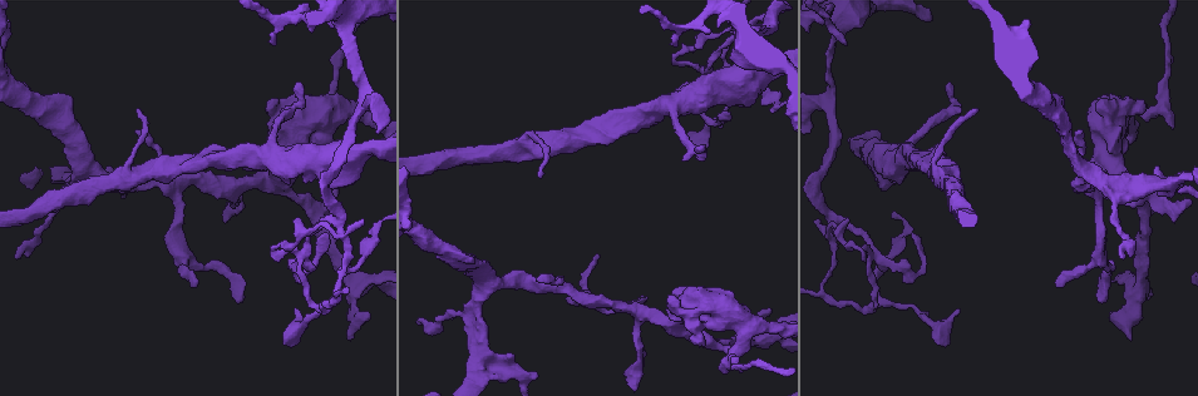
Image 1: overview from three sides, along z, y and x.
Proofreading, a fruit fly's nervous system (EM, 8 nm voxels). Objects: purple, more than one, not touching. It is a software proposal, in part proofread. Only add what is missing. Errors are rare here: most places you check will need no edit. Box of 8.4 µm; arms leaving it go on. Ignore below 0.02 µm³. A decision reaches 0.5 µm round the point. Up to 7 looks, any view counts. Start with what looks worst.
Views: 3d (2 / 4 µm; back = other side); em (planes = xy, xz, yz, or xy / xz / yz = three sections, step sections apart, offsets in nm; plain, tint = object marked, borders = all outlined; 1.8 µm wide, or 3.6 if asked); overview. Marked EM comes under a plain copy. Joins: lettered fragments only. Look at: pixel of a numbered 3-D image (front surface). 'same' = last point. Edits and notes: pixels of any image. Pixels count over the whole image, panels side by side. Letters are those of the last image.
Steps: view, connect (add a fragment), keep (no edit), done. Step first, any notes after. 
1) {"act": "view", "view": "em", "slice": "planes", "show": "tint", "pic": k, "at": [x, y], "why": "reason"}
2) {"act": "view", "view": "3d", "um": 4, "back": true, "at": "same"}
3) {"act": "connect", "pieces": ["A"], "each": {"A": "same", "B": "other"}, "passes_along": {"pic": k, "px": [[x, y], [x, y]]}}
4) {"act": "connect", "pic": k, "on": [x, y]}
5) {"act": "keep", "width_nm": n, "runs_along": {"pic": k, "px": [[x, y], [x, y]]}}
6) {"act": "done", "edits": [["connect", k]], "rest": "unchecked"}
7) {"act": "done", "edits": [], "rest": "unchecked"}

{"act": "view", "view": "3d", "um": 4, "pic": 1, "at": [941, 346], "why": "thin end"}

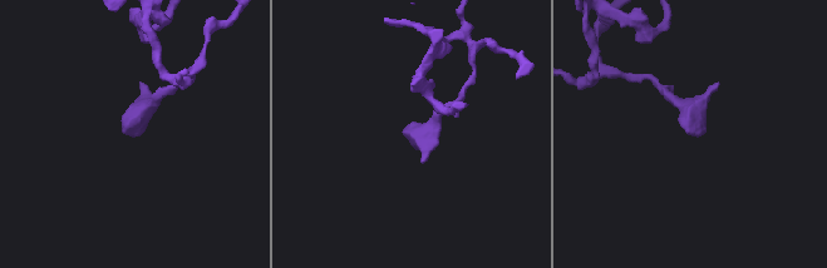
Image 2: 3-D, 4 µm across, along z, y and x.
{"act": "view", "view": "em", "um": 3.6, "slice": "planes", "show": "borders", "pic": 2, "at": [407, 136]}

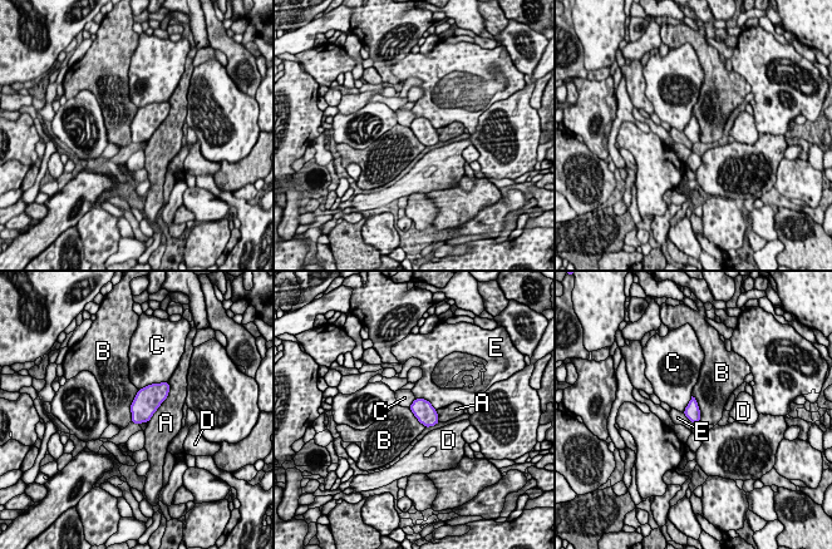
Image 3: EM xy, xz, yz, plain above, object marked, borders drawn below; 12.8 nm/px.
{"act": "keep", "each": {"A": "other", "B": "other", "C": "other", "D": "other", "E": "other"}, "border": {"pic": 3, "px": [[138, 390], [131, 404], [131, 421]]}, "found": "none of them fits"}

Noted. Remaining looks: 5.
{"act": "view", "view": "em", "slice": "planes", "show": "tint", "pic": 1, "at": [338, 217], "why": "four arms meet"}

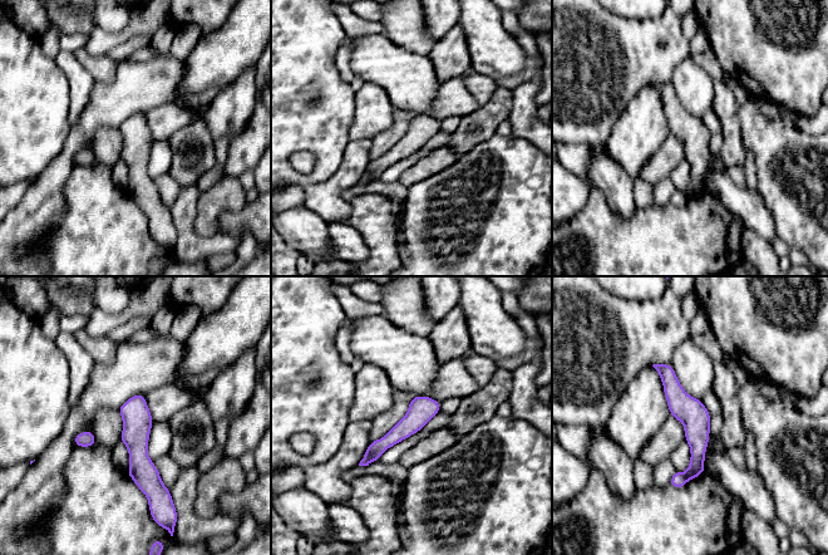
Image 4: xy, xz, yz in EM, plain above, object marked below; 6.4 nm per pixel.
{"act": "view", "view": "em", "slice": "planes", "show": "borders", "at": "same"}

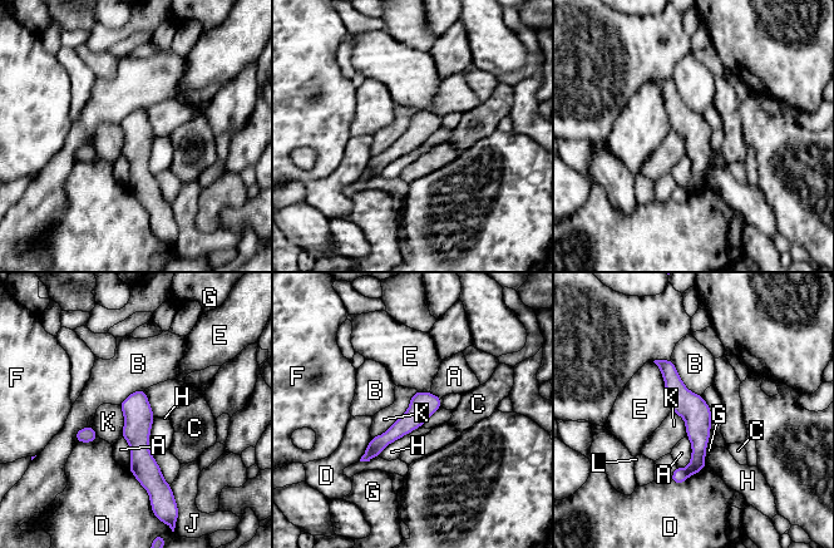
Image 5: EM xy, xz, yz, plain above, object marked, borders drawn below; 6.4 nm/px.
{"act": "keep", "longest_contact_nm": ["K", 420], "each": {"A": "other", "B": "other", "C": "other", "D": "other", "E": "other", "F": "other", "G": "other", "H": "other", "J": "other", "K": "other", "L": "other"}, "border": {"pic": 5, "px": [[418, 391], [409, 406], [371, 438]]}, "found": "none of them fits"}

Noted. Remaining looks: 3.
{"act": "view", "view": "em", "um": 3.6, "slice": "planes", "show": "tint", "pic": 1, "at": [873, 306]}

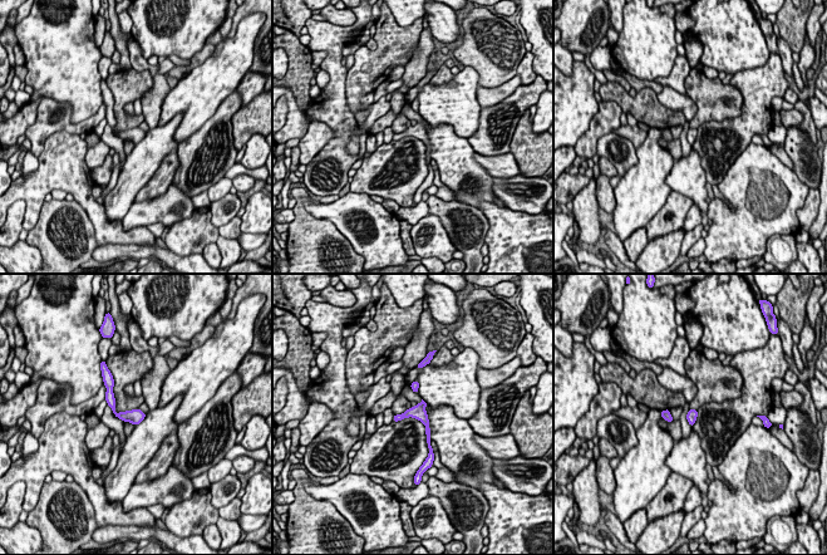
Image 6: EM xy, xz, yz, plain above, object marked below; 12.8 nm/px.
{"act": "view", "view": "em", "um": 3.6, "slice": "planes", "show": "borders", "at": "same", "why": "what lies round it"}

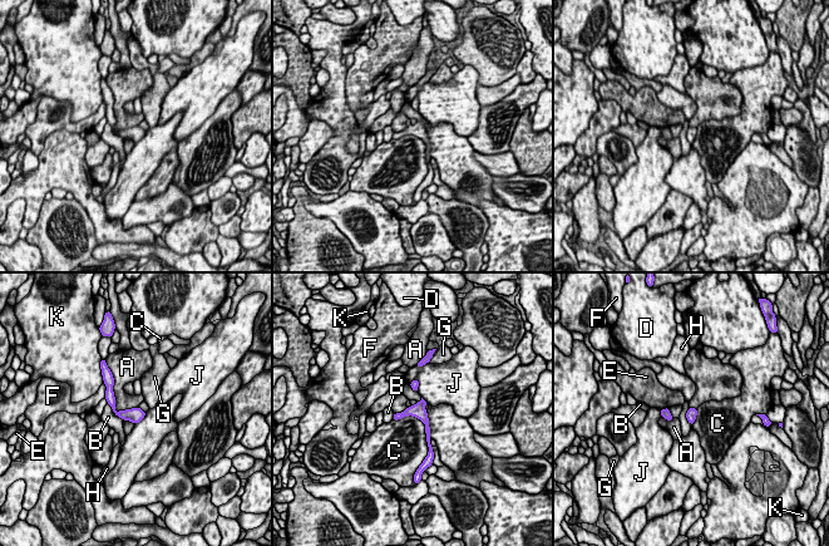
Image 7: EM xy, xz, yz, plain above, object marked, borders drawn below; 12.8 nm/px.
{"act": "keep", "width_nm": 140, "each": {"A": "other", "B": "other", "C": "other", "D": "other", "E": "other", "F": "other", "G": "other", "H": "other", "J": "other", "K": "other"}, "runs_along": {"pic": 7, "px": [[109, 385], [113, 408], [136, 419]]}, "found": "no lettered fragment goes on from it"}

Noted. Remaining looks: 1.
{"act": "done", "edits": [], "rest": "unchecked"}

